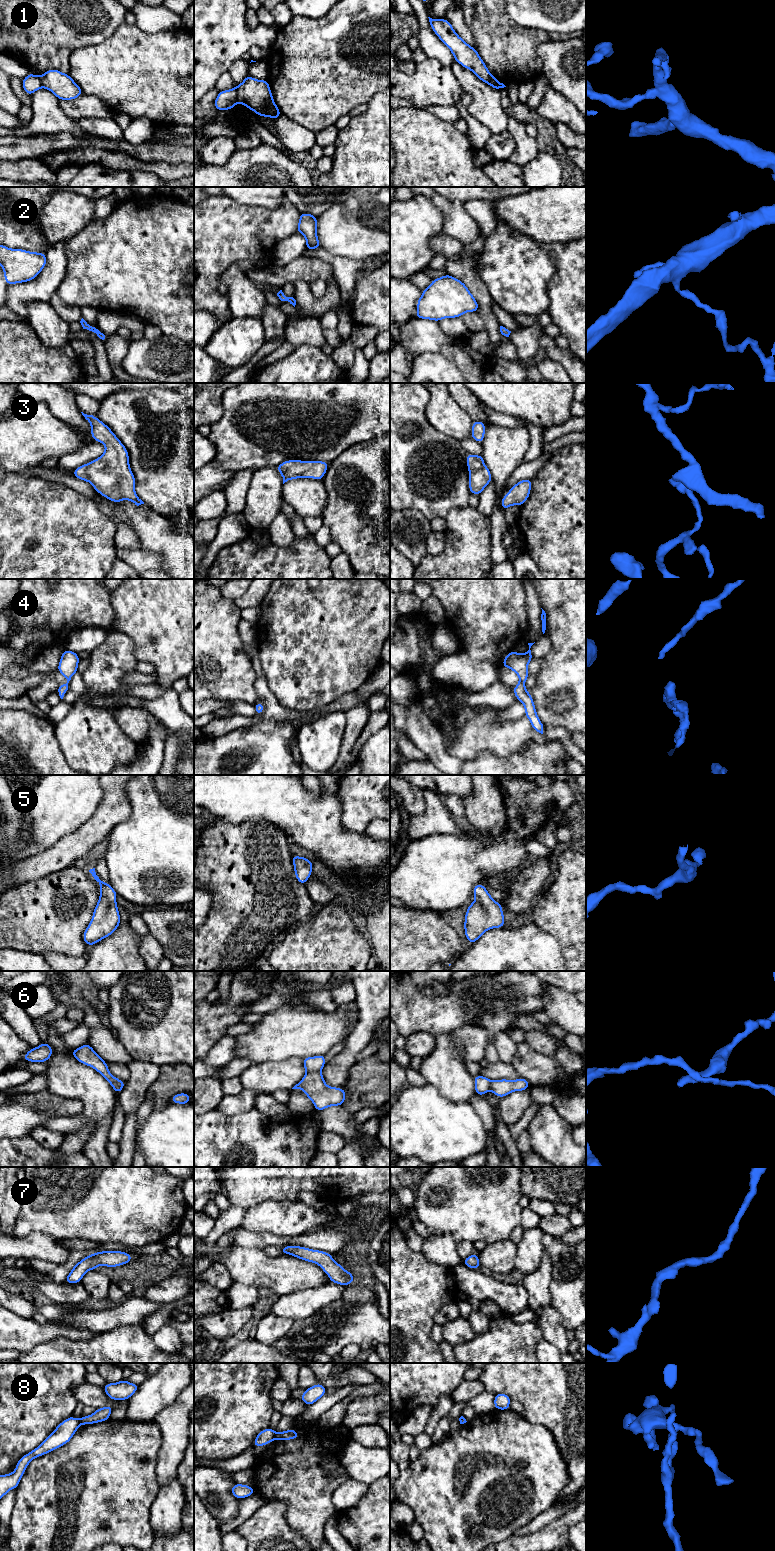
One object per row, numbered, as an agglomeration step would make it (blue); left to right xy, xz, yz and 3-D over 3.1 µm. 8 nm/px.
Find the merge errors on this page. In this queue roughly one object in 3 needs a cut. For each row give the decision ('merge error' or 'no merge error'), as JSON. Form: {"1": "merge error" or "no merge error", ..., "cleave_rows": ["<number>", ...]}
{"1": "merge error", "2": "no merge error", "3": "no merge error", "4": "no merge error", "5": "no merge error", "6": "merge error", "7": "no merge error", "8": "merge error", "cleave_rows": ["1", "6", "8"]}

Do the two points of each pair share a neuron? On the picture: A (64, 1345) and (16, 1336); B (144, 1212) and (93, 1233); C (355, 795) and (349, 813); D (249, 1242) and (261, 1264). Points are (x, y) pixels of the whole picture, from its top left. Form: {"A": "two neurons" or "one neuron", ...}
{"A": "two neurons", "B": "one neuron", "C": "one neuron", "D": "two neurons"}

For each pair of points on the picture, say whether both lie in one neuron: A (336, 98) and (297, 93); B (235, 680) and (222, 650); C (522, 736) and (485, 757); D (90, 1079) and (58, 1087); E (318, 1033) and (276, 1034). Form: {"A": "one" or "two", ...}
{"A": "one", "B": "one", "C": "two", "D": "one", "E": "one"}

